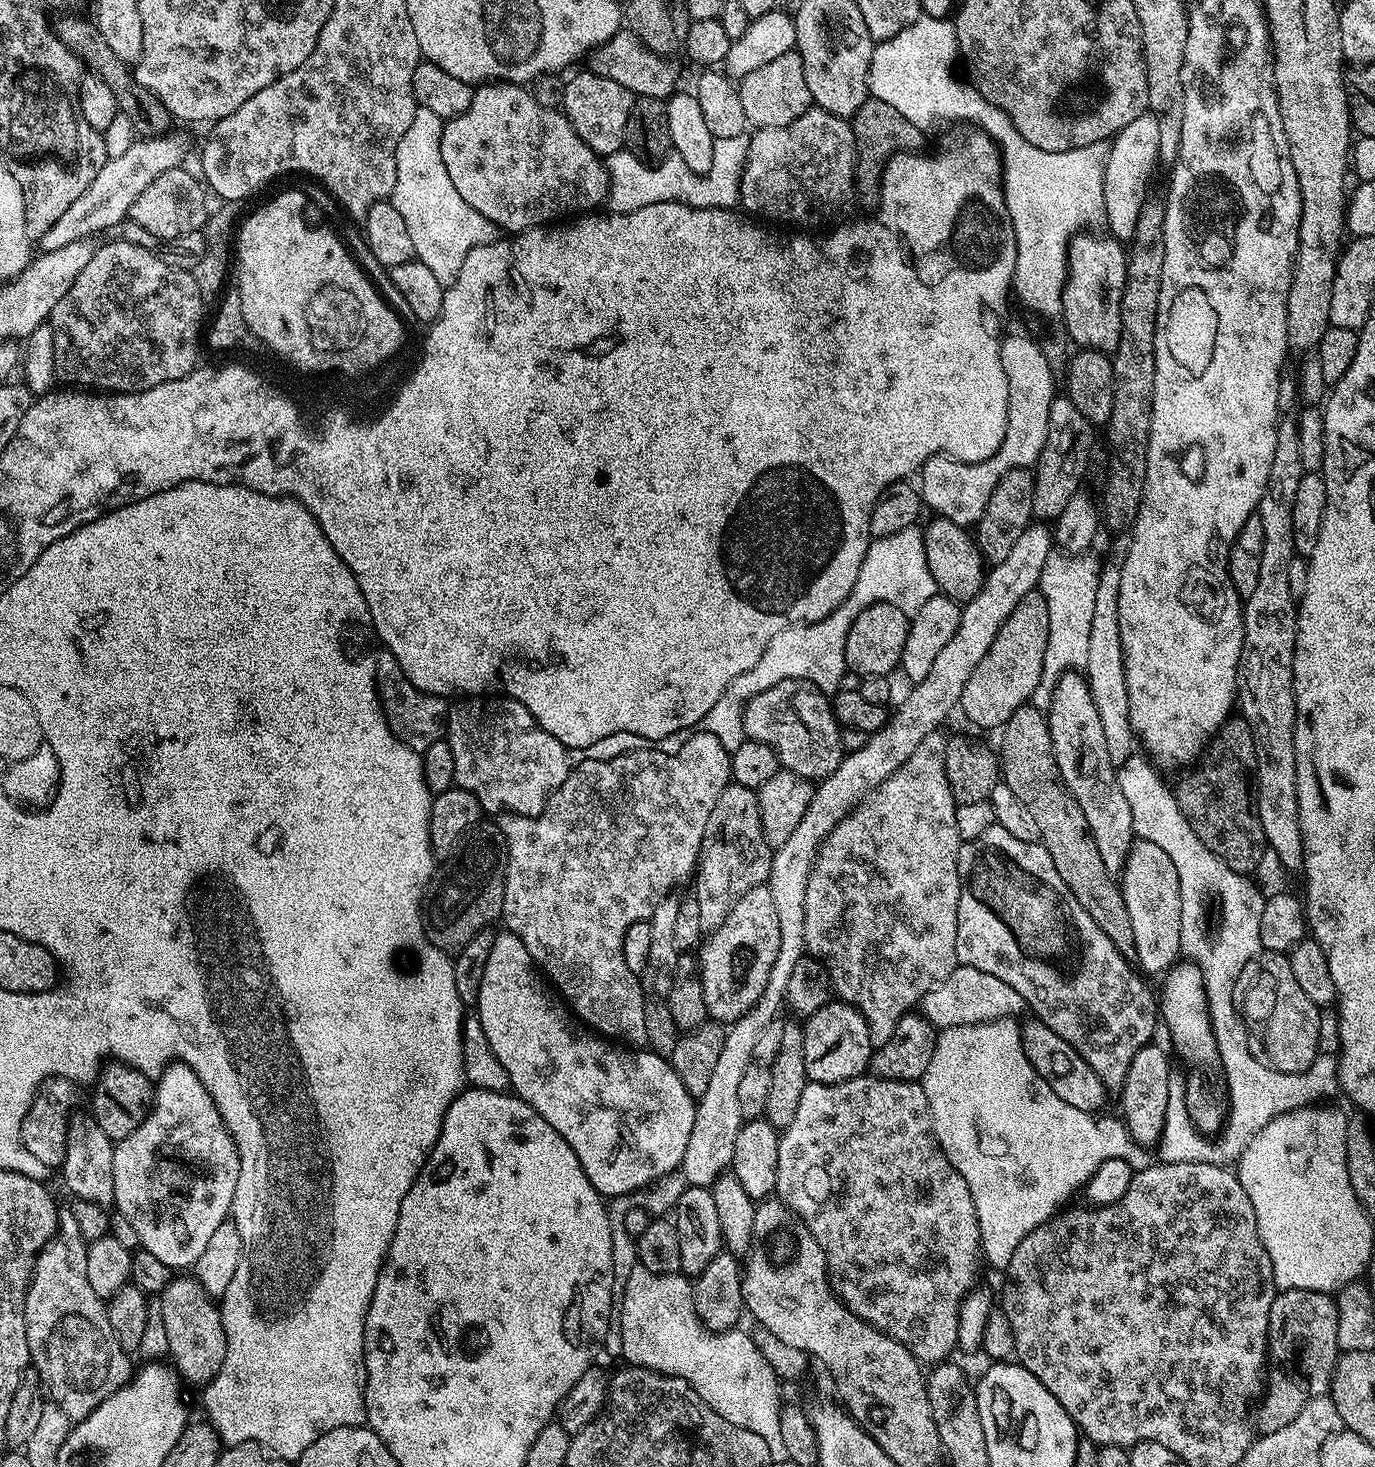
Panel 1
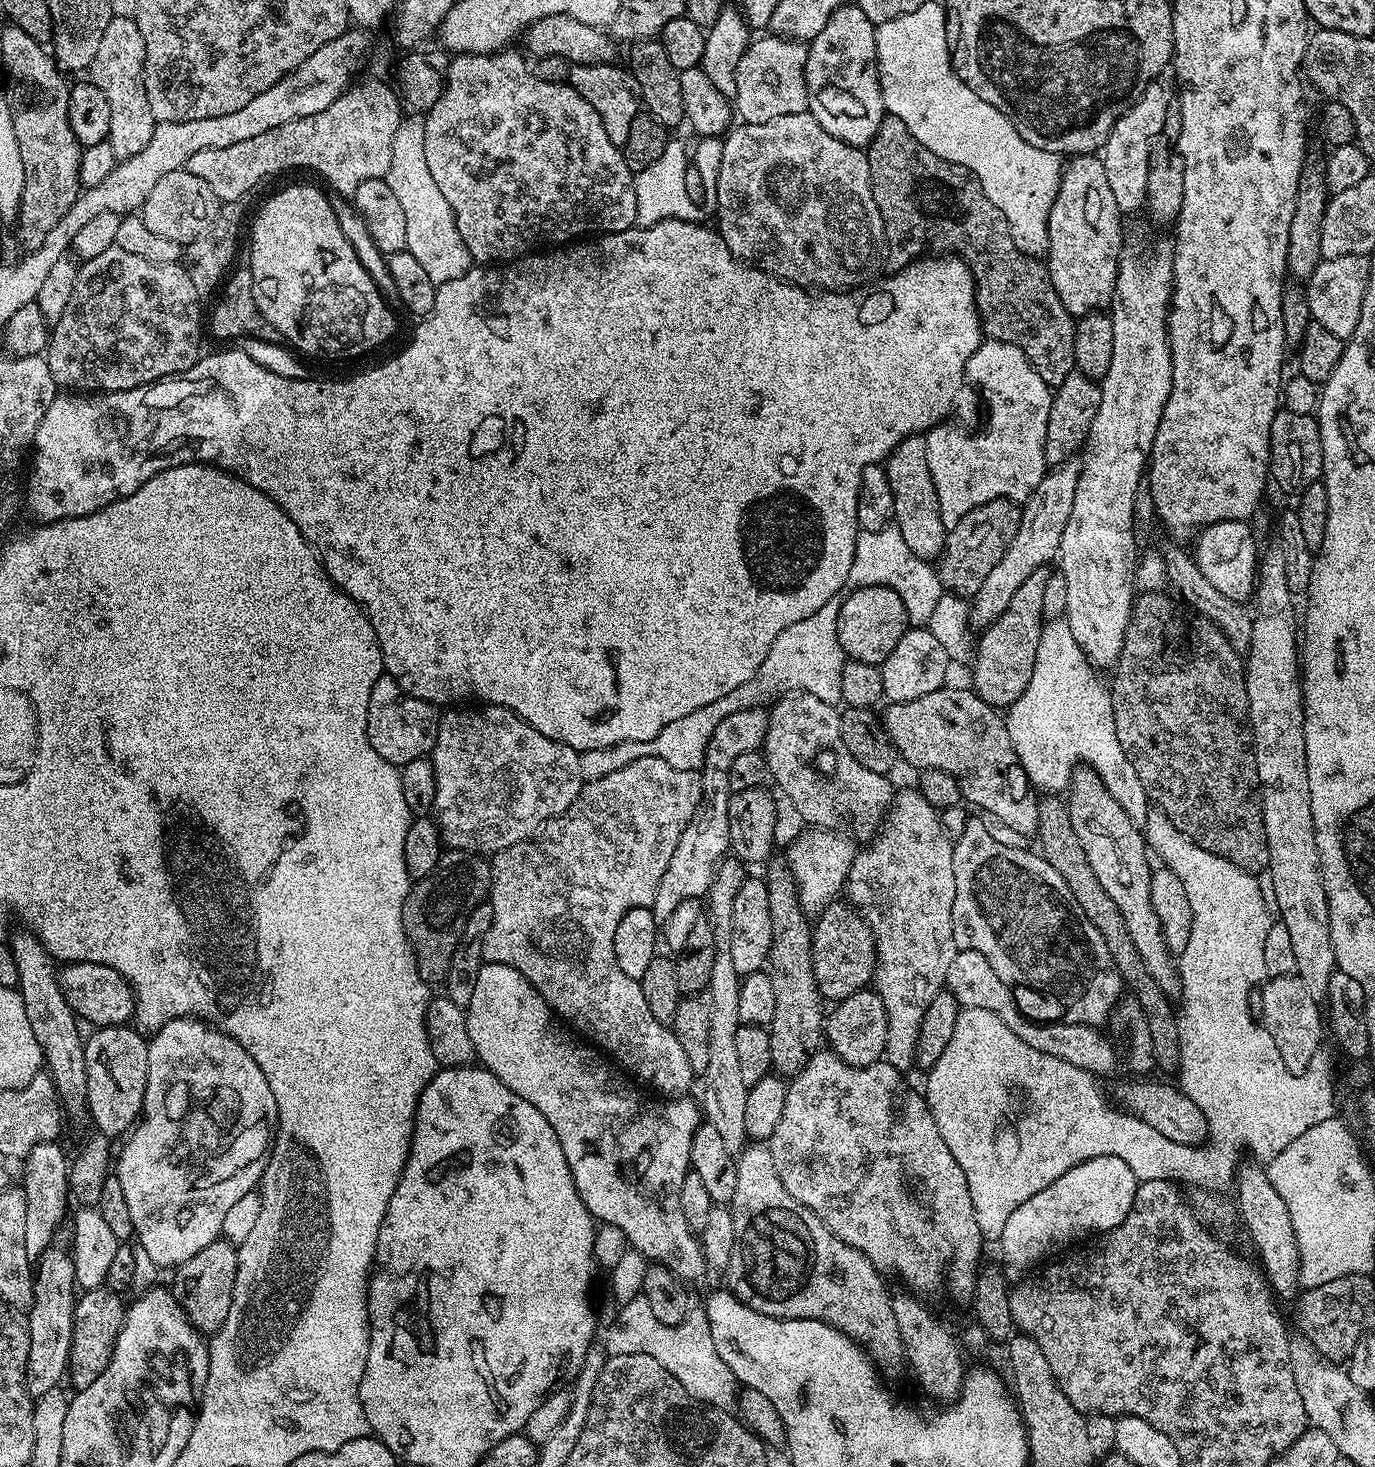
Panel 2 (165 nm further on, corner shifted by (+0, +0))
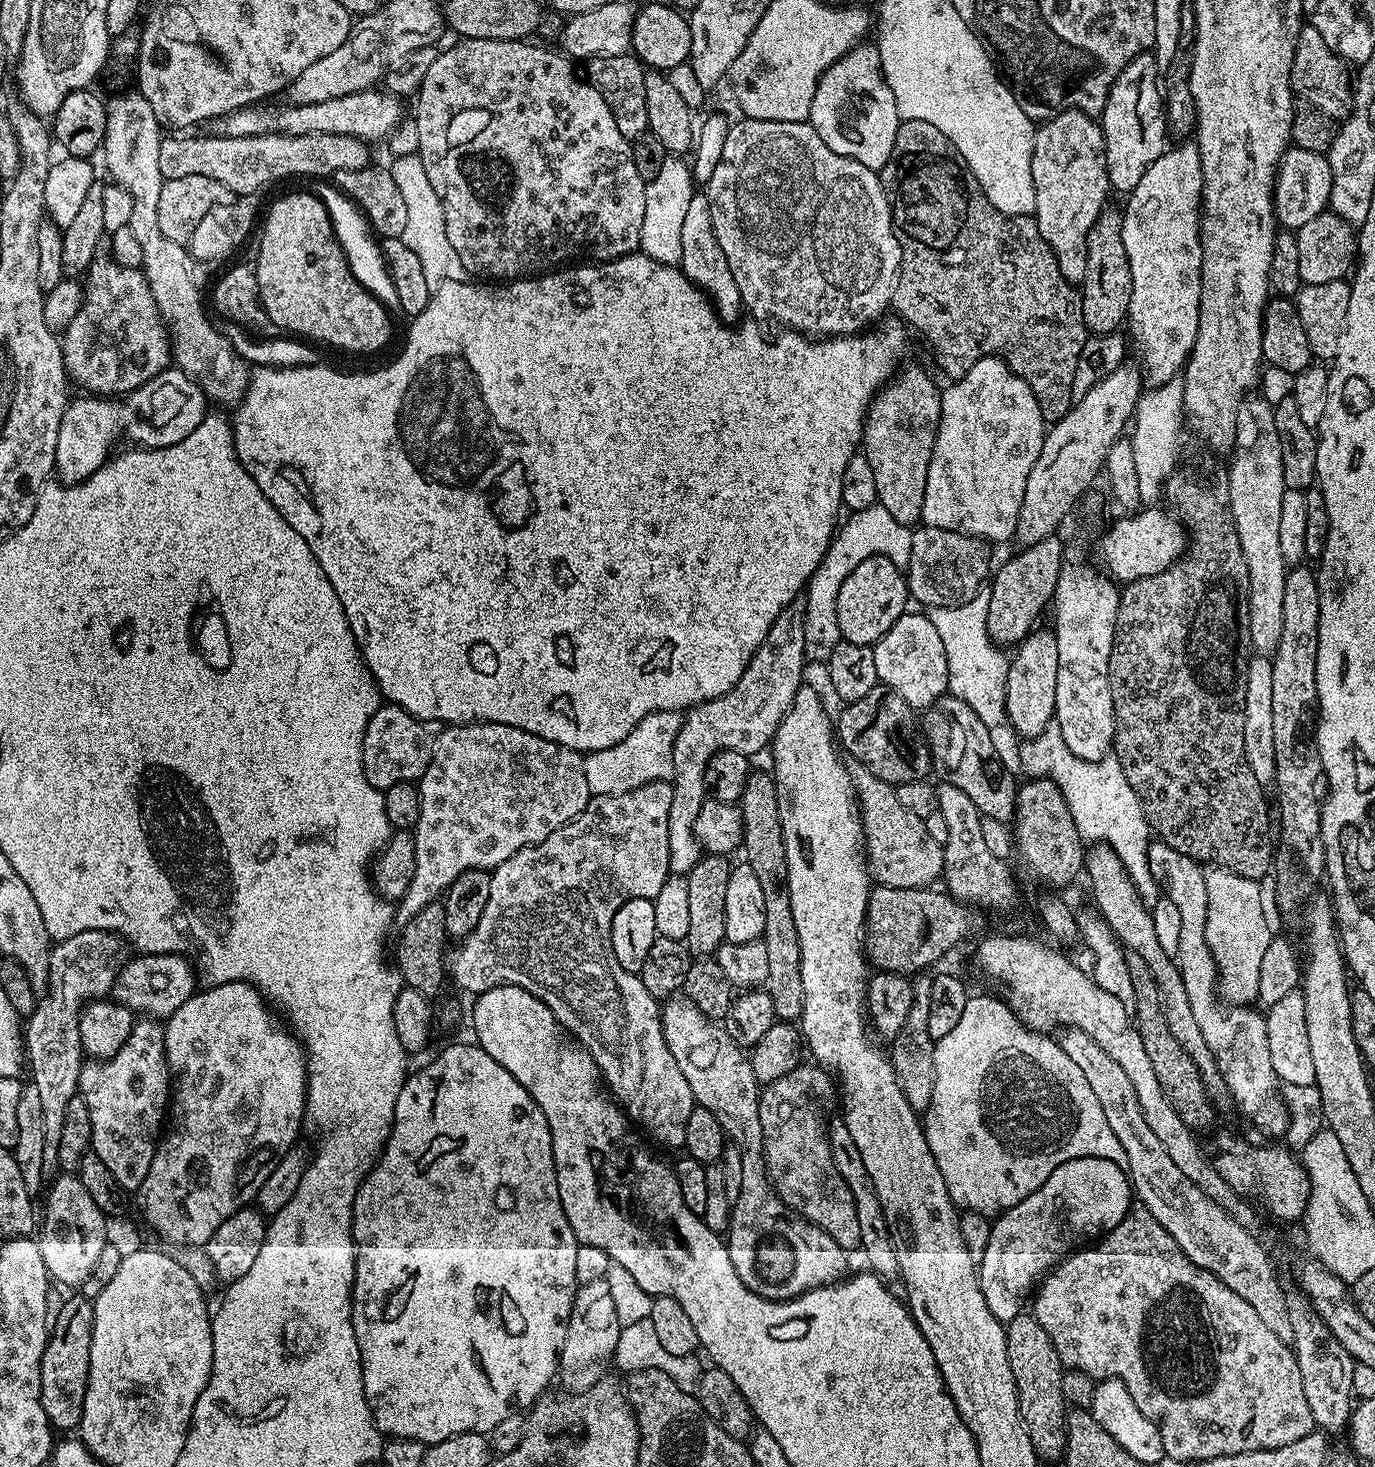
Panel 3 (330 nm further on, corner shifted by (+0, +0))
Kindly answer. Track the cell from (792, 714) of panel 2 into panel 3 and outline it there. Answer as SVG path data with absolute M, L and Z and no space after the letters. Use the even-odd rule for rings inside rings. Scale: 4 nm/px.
M852 762L847 765L850 775L852 775L852 787L856 790L858 803L860 806L860 822L864 825L864 851L866 853L866 867L871 879L877 885L885 884L891 888L926 888L936 883L944 875L944 849L934 838L926 834L924 817L913 814L910 810L905 810L898 803L898 794L893 785L885 780L878 779L874 774L870 774L861 764Z

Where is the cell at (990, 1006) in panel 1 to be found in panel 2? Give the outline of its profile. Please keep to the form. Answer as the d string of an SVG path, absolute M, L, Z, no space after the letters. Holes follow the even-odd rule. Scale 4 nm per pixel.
M966 948L960 950L950 965L946 983L947 991L954 994L961 1008L977 1008L990 1010L1026 1042L1026 1046L1034 1046L1034 1050L1042 1050L1042 1054L1051 1054L1054 1058L1062 1058L1062 1062L1070 1062L1070 1066L1078 1066L1092 1073L1097 1078L1105 1078L1116 1068L1116 1052L1112 1044L1100 1033L1099 1027L1091 1024L1065 1024L1063 1022L1041 1022L1030 1016L1023 1016L1012 997L1012 991L994 974L994 966L978 954L978 950Z

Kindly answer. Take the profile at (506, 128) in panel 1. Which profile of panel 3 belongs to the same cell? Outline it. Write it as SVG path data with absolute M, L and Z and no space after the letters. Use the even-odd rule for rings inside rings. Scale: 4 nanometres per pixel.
M463 38L455 41L457 44L453 48L437 51L434 63L430 65L430 70L426 74L426 78L422 78L422 86L418 95L415 97L416 103L416 144L418 155L422 166L426 166L426 178L430 178L430 186L434 186L434 194L438 194L438 198L442 202L442 214L446 218L446 235L450 237L450 243L454 246L454 251L458 254L458 258L462 258L462 266L466 266L468 276L472 278L483 278L488 282L511 282L514 280L523 280L525 278L535 278L549 270L555 269L557 266L567 265L569 262L603 262L606 260L617 260L623 256L630 255L631 252L637 251L640 247L640 239L642 238L642 217L646 214L646 194L644 186L646 181L638 174L638 166L634 166L634 154L632 153L632 145L629 137L622 134L622 130L618 130L618 125L614 122L614 114L610 114L610 106L606 106L606 98L602 98L602 94L598 94L598 90L594 90L594 86L588 83L587 79L582 78L575 72L573 61L567 55L561 54L559 51L551 52L552 48L541 46L539 43L528 44L527 39L522 40L466 40Z

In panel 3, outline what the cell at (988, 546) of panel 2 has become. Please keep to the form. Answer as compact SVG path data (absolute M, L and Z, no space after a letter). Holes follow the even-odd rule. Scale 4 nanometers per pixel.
M920 526L913 531L910 542L910 558L906 565L906 579L908 581L908 595L913 601L925 604L925 609L934 608L958 608L960 605L970 602L978 590L985 587L990 576L988 563L992 556L988 553L989 545L979 536L967 536L958 534L954 530L942 530L941 528L929 528Z

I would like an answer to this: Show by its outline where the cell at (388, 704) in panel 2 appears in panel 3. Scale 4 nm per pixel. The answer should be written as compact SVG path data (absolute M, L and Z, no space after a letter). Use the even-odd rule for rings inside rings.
M385 703L370 718L362 746L362 766L366 782L381 790L398 782L416 782L423 776L432 757L436 737L442 731L434 720L419 720L396 704Z

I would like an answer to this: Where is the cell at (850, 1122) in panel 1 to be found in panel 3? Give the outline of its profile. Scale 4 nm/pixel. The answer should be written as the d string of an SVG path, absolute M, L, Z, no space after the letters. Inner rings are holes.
M812 1062L801 1063L799 1068L790 1070L790 1074L763 1085L758 1118L762 1122L764 1135L764 1170L768 1173L777 1196L786 1197L787 1203L791 1207L793 1204L796 1207L793 1209L799 1215L809 1220L811 1224L817 1224L819 1228L826 1230L826 1234L830 1234L830 1238L837 1240L845 1250L853 1250L852 1248L861 1247L854 1198L834 1166L832 1151L828 1149L826 1120L825 1117L820 1117L819 1100L830 1099L832 1092L834 1096L833 1077L823 1067Z

